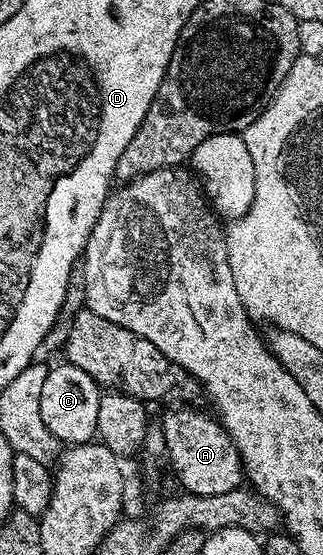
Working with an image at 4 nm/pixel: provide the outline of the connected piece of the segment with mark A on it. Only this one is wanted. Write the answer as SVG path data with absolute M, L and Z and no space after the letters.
M173 407L161 417L164 438L169 452L168 464L177 472L186 494L195 497L223 495L242 488L246 480L241 456L231 435L221 426L216 416L208 417L197 407Z

